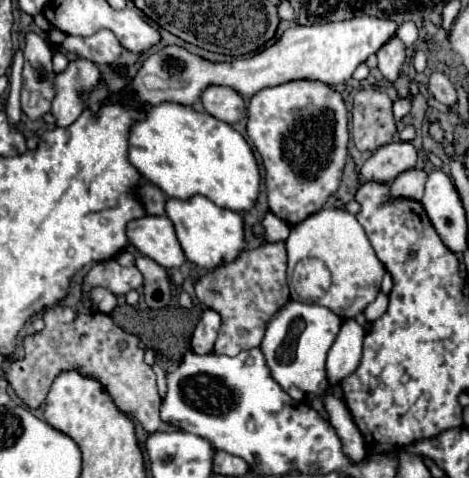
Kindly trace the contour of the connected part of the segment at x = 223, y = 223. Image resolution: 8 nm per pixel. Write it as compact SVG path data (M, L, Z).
M192 195L190 199L168 199L166 215L174 223L176 237L182 245L186 259L196 263L198 267L212 269L222 263L228 263L230 259L236 259L244 247L242 215L236 211L214 205L204 195Z

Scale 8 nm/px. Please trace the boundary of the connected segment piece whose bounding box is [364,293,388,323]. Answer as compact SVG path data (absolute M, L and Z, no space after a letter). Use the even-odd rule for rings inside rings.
M380 293L380 295L374 299L374 303L370 303L370 305L364 309L364 317L366 317L366 321L372 323L374 319L382 317L384 311L386 311L386 307L388 307L388 297L386 297L384 293Z

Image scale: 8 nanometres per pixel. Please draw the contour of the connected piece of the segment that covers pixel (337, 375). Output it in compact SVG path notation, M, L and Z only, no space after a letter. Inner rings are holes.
M344 319L332 349L328 351L326 369L330 385L336 385L346 375L356 371L362 357L362 339L364 329L354 319Z

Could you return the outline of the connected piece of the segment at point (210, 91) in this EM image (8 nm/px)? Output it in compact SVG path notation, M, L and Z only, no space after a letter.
M208 85L202 93L204 109L224 123L236 123L244 117L244 101L232 89L224 85Z

